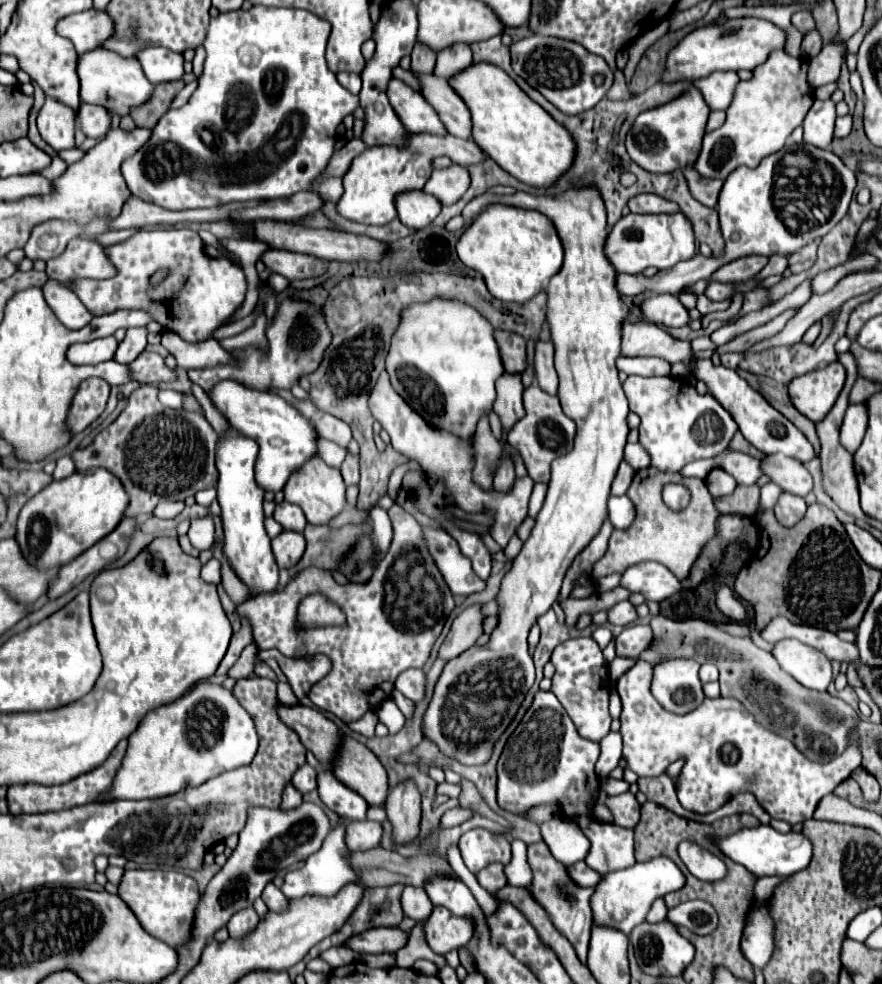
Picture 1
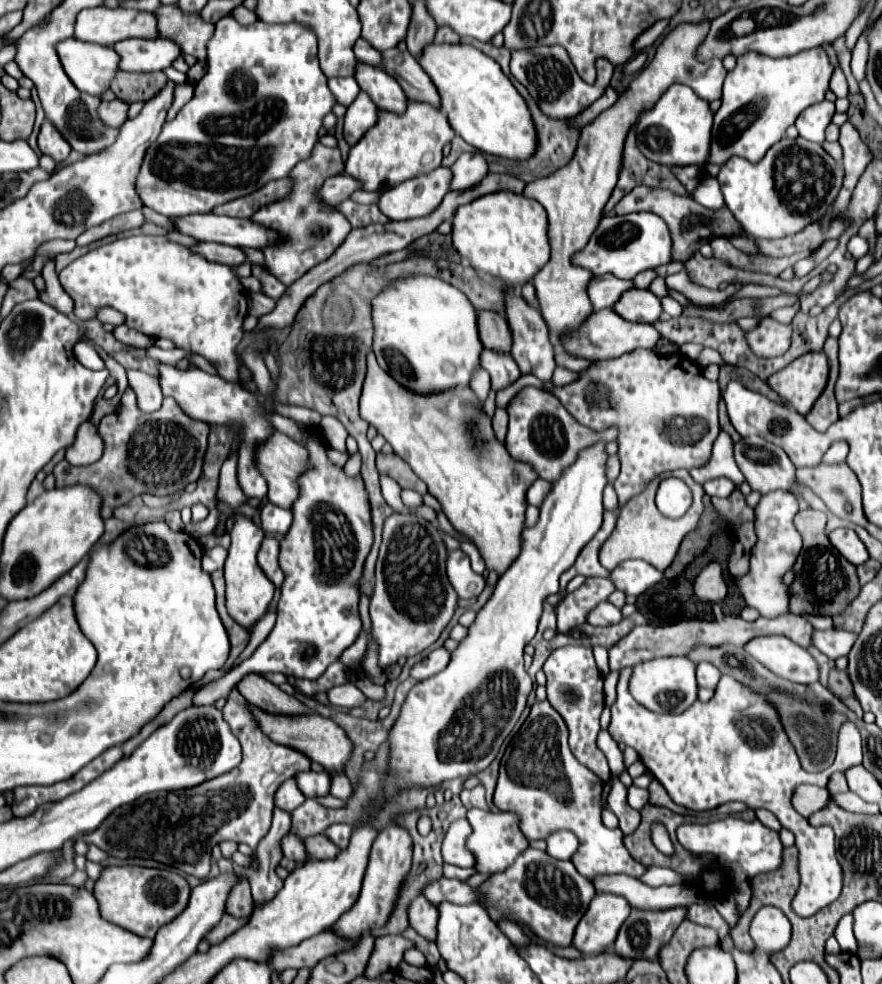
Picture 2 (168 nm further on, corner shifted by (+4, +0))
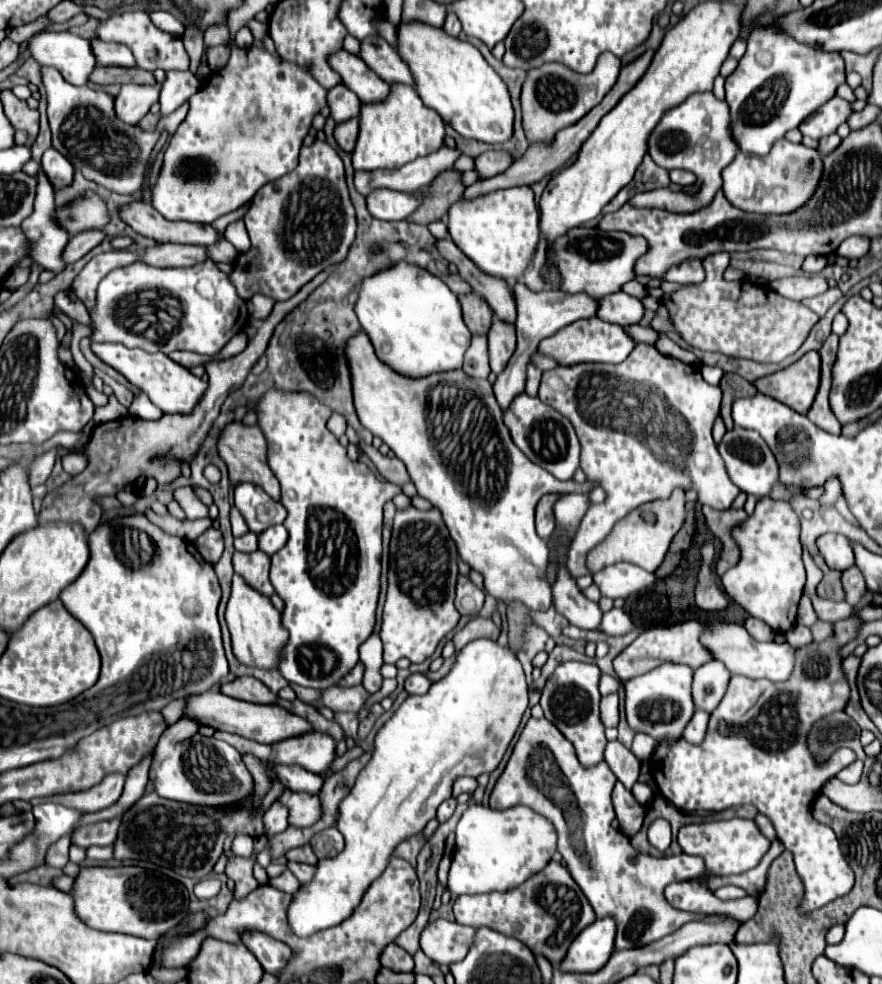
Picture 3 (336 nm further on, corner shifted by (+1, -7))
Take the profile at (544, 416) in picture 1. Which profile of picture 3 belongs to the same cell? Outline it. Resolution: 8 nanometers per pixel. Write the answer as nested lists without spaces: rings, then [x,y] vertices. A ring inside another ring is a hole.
[[[519,394],[511,406],[505,412],[505,426],[511,432],[511,438],[515,446],[537,466],[551,472],[557,480],[571,480],[575,470],[579,468],[581,460],[581,444],[575,436],[575,430],[571,422],[561,416],[555,408],[547,406],[539,398],[533,398],[529,394]]]

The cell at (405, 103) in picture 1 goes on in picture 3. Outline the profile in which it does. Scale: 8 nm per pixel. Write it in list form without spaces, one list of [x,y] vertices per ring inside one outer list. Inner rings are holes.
[[[341,50],[339,54],[335,54],[335,58],[331,58],[331,66],[339,70],[343,84],[353,90],[363,104],[387,100],[391,88],[361,58],[355,58],[355,54]]]

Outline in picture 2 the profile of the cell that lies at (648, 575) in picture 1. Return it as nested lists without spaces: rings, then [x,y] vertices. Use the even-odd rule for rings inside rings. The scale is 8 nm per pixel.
[[[624,561],[608,577],[614,587],[626,595],[642,595],[646,589],[662,581],[662,573],[646,561]]]

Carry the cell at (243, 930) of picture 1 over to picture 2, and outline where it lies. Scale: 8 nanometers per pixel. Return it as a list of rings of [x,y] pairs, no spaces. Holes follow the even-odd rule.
[[[236,883],[232,891],[228,893],[228,903],[226,911],[234,917],[244,917],[252,913],[252,895],[250,895],[250,885],[248,883]]]

